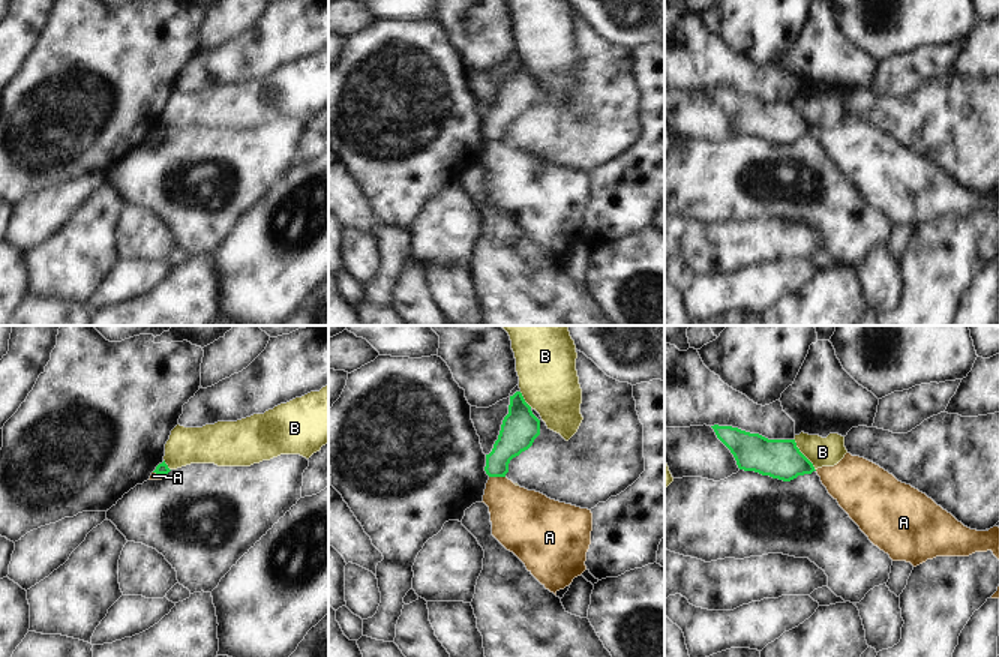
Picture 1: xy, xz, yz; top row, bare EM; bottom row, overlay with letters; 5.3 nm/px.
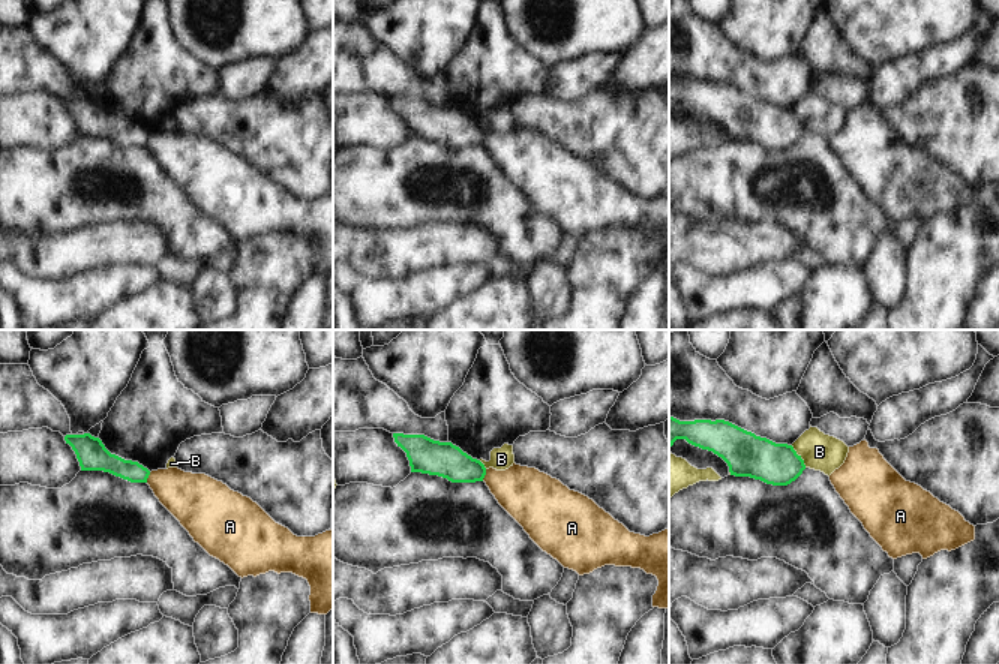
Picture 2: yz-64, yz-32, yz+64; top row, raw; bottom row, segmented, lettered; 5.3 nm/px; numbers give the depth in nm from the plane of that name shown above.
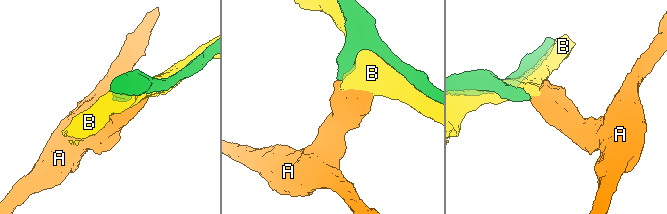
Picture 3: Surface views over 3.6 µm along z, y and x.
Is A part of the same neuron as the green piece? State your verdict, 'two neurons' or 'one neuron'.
two neurons

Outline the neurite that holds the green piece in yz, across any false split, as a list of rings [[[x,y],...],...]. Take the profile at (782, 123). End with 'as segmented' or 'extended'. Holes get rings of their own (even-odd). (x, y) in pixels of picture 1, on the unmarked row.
[[[711,90],[717,102],[730,114],[736,129],[783,146],[812,138],[813,128],[800,116],[795,104],[768,104],[732,90]]]; as segmented

